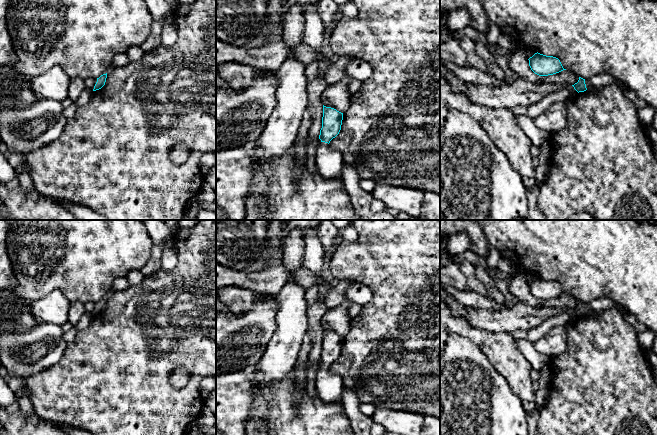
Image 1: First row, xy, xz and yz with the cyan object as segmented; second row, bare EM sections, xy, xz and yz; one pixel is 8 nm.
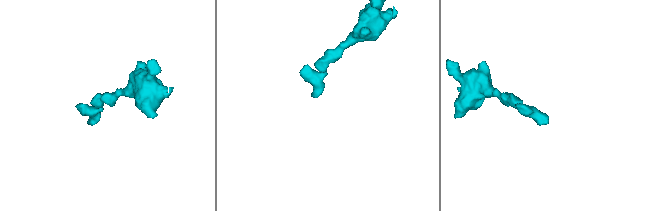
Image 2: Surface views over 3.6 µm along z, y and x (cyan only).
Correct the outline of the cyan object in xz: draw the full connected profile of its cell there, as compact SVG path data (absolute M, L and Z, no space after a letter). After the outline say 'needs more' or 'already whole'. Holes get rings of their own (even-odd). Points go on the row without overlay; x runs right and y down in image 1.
M323 329L322 352L319 359L321 367L317 372L315 385L318 396L325 403L342 403L342 378L329 372L330 365L341 354L342 344L343 337Z; needs more

